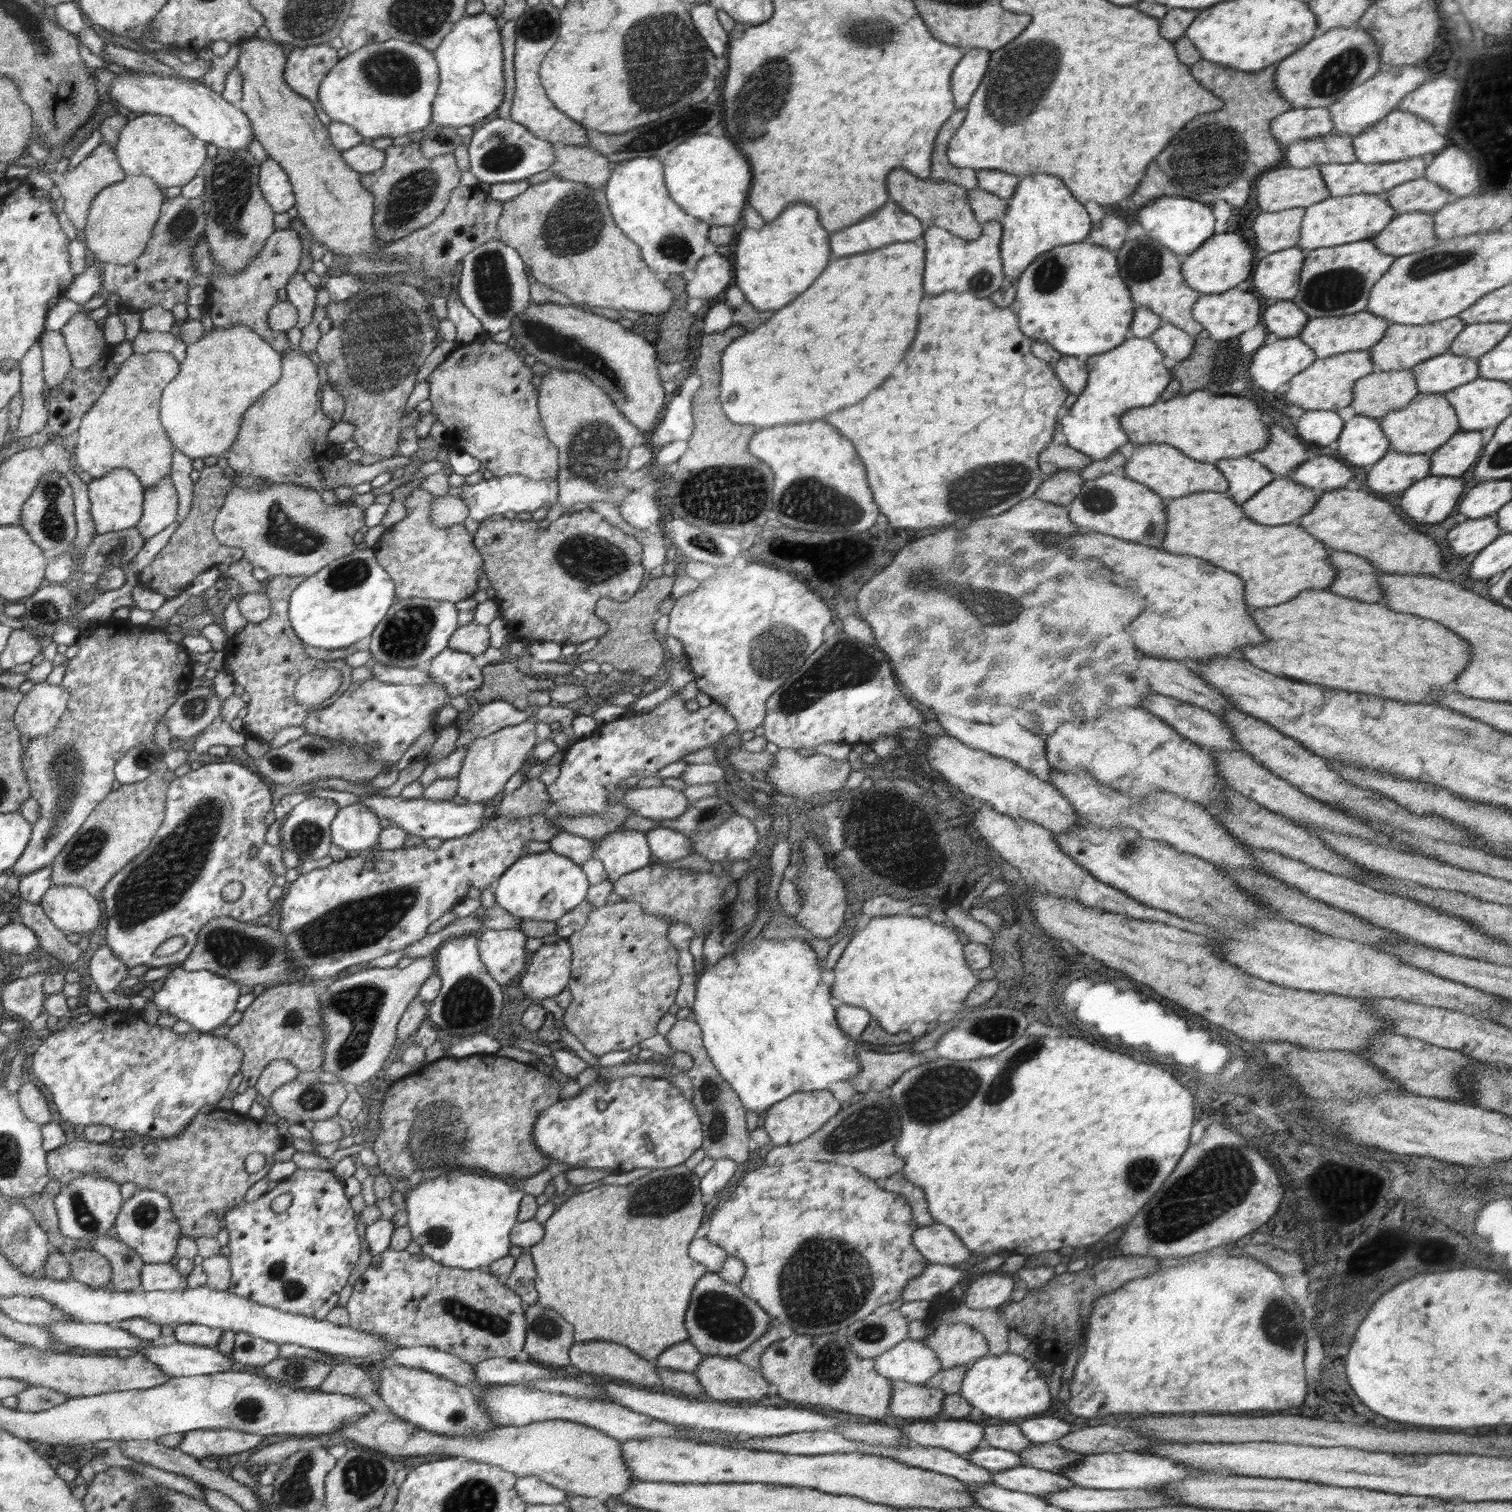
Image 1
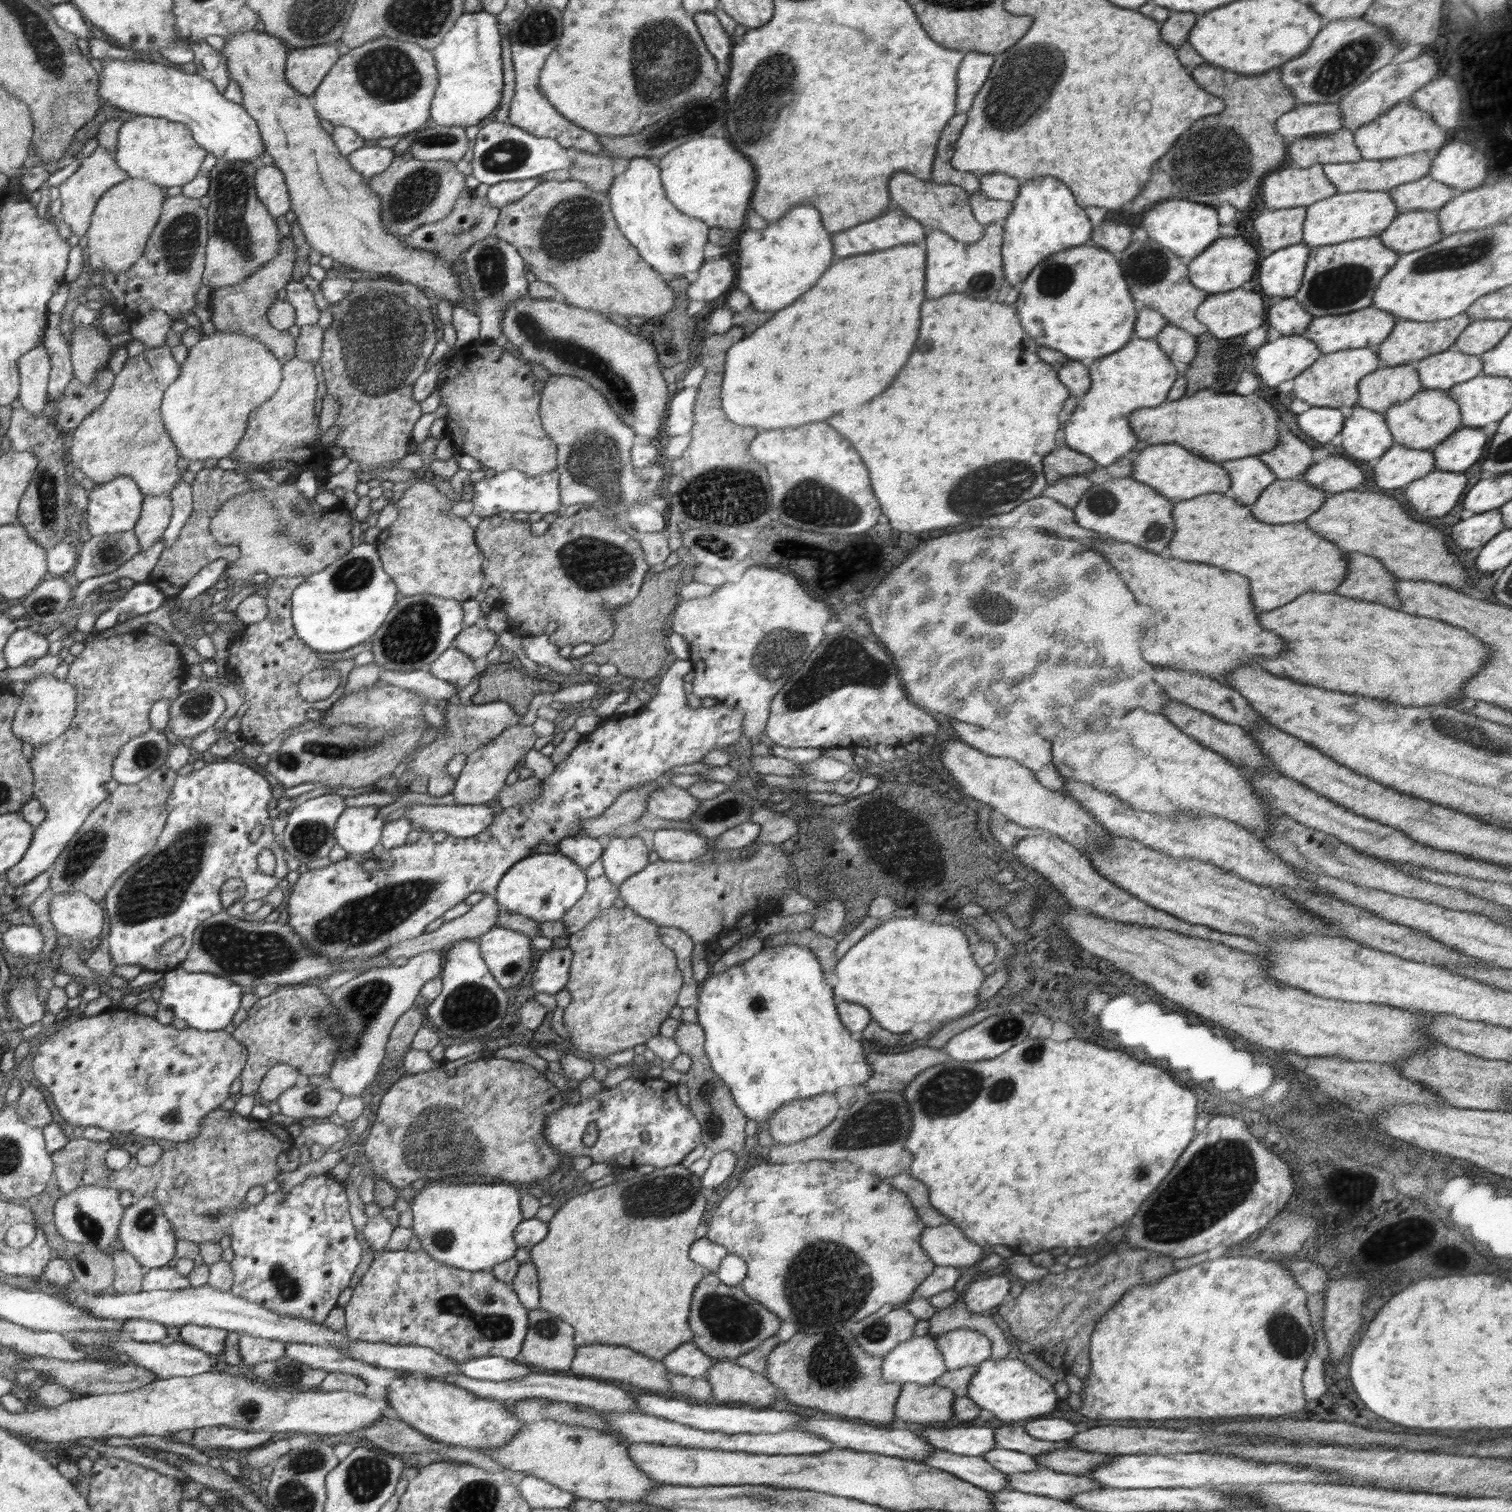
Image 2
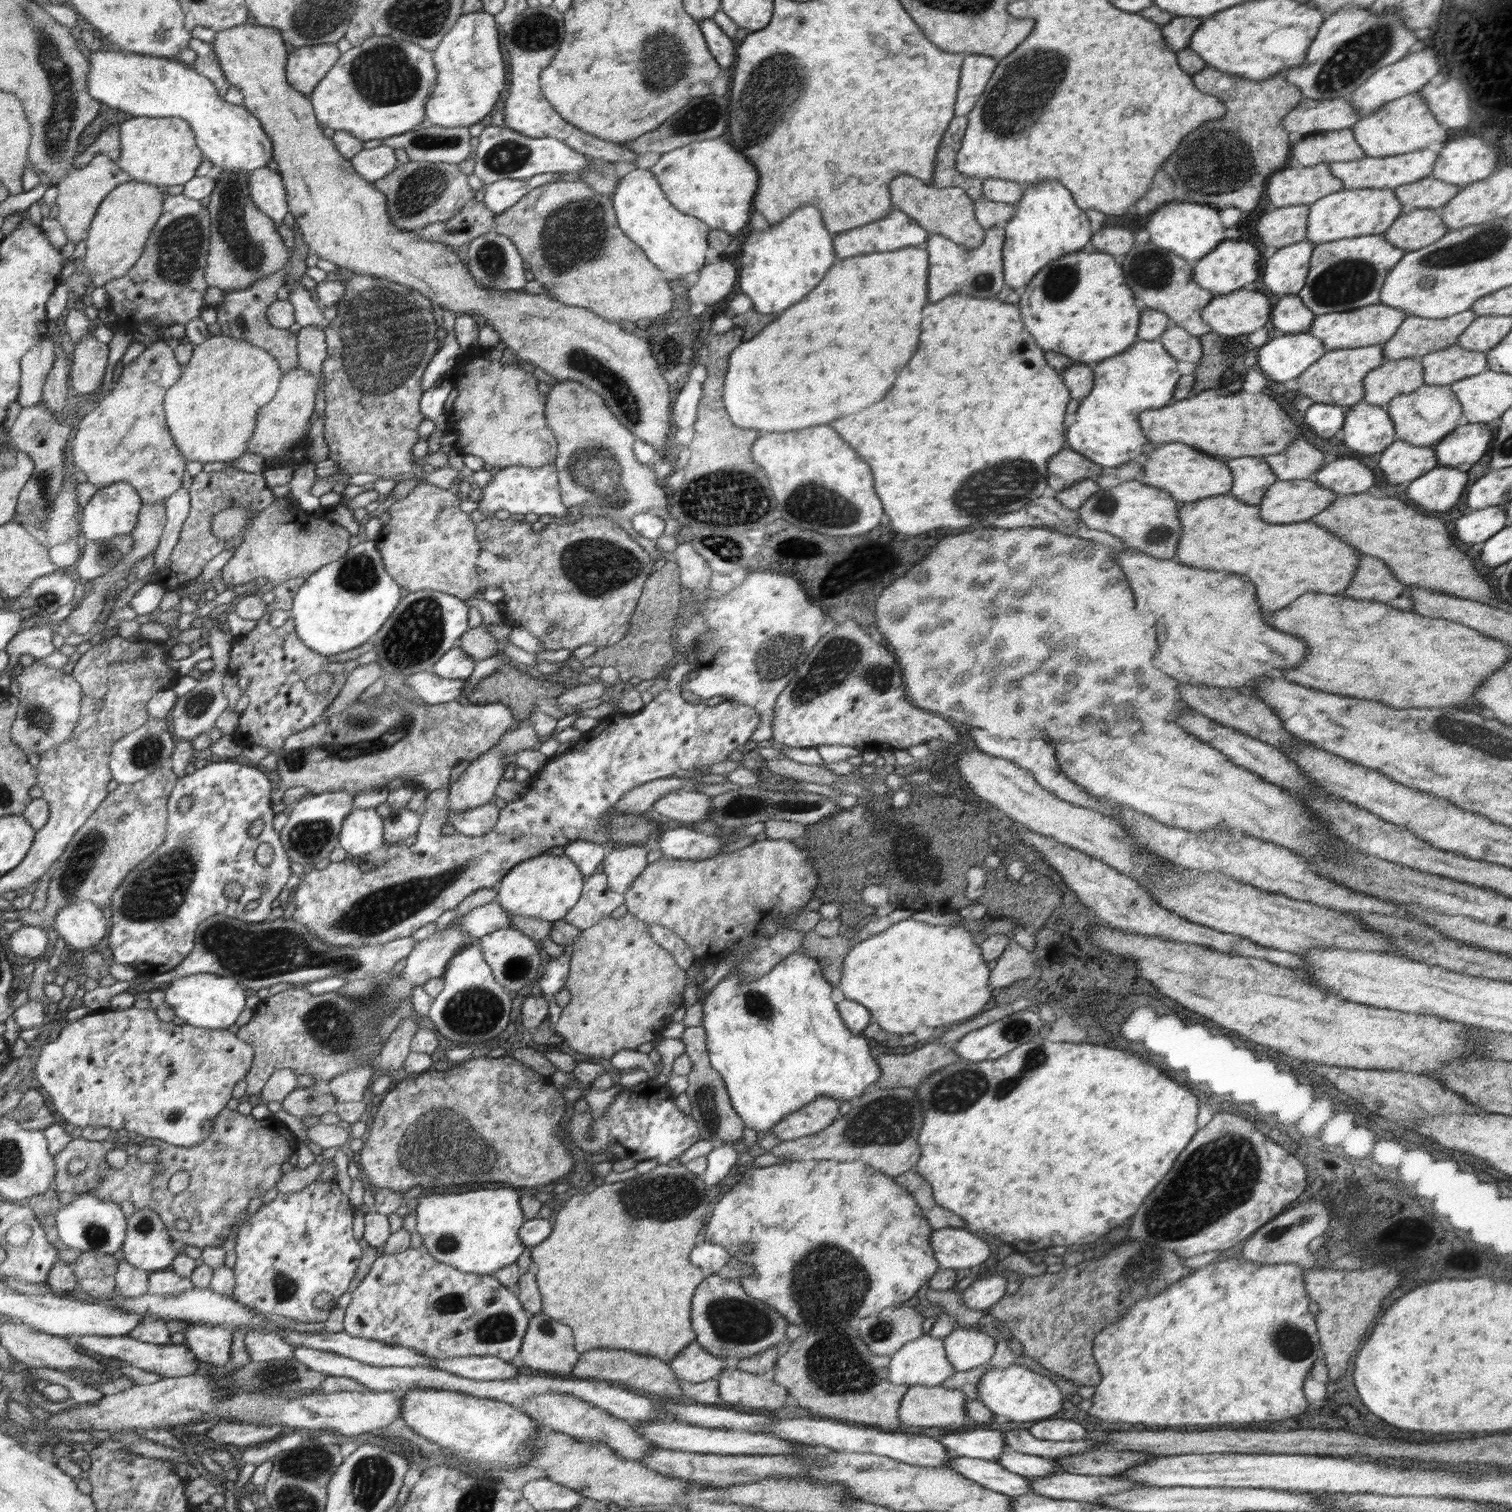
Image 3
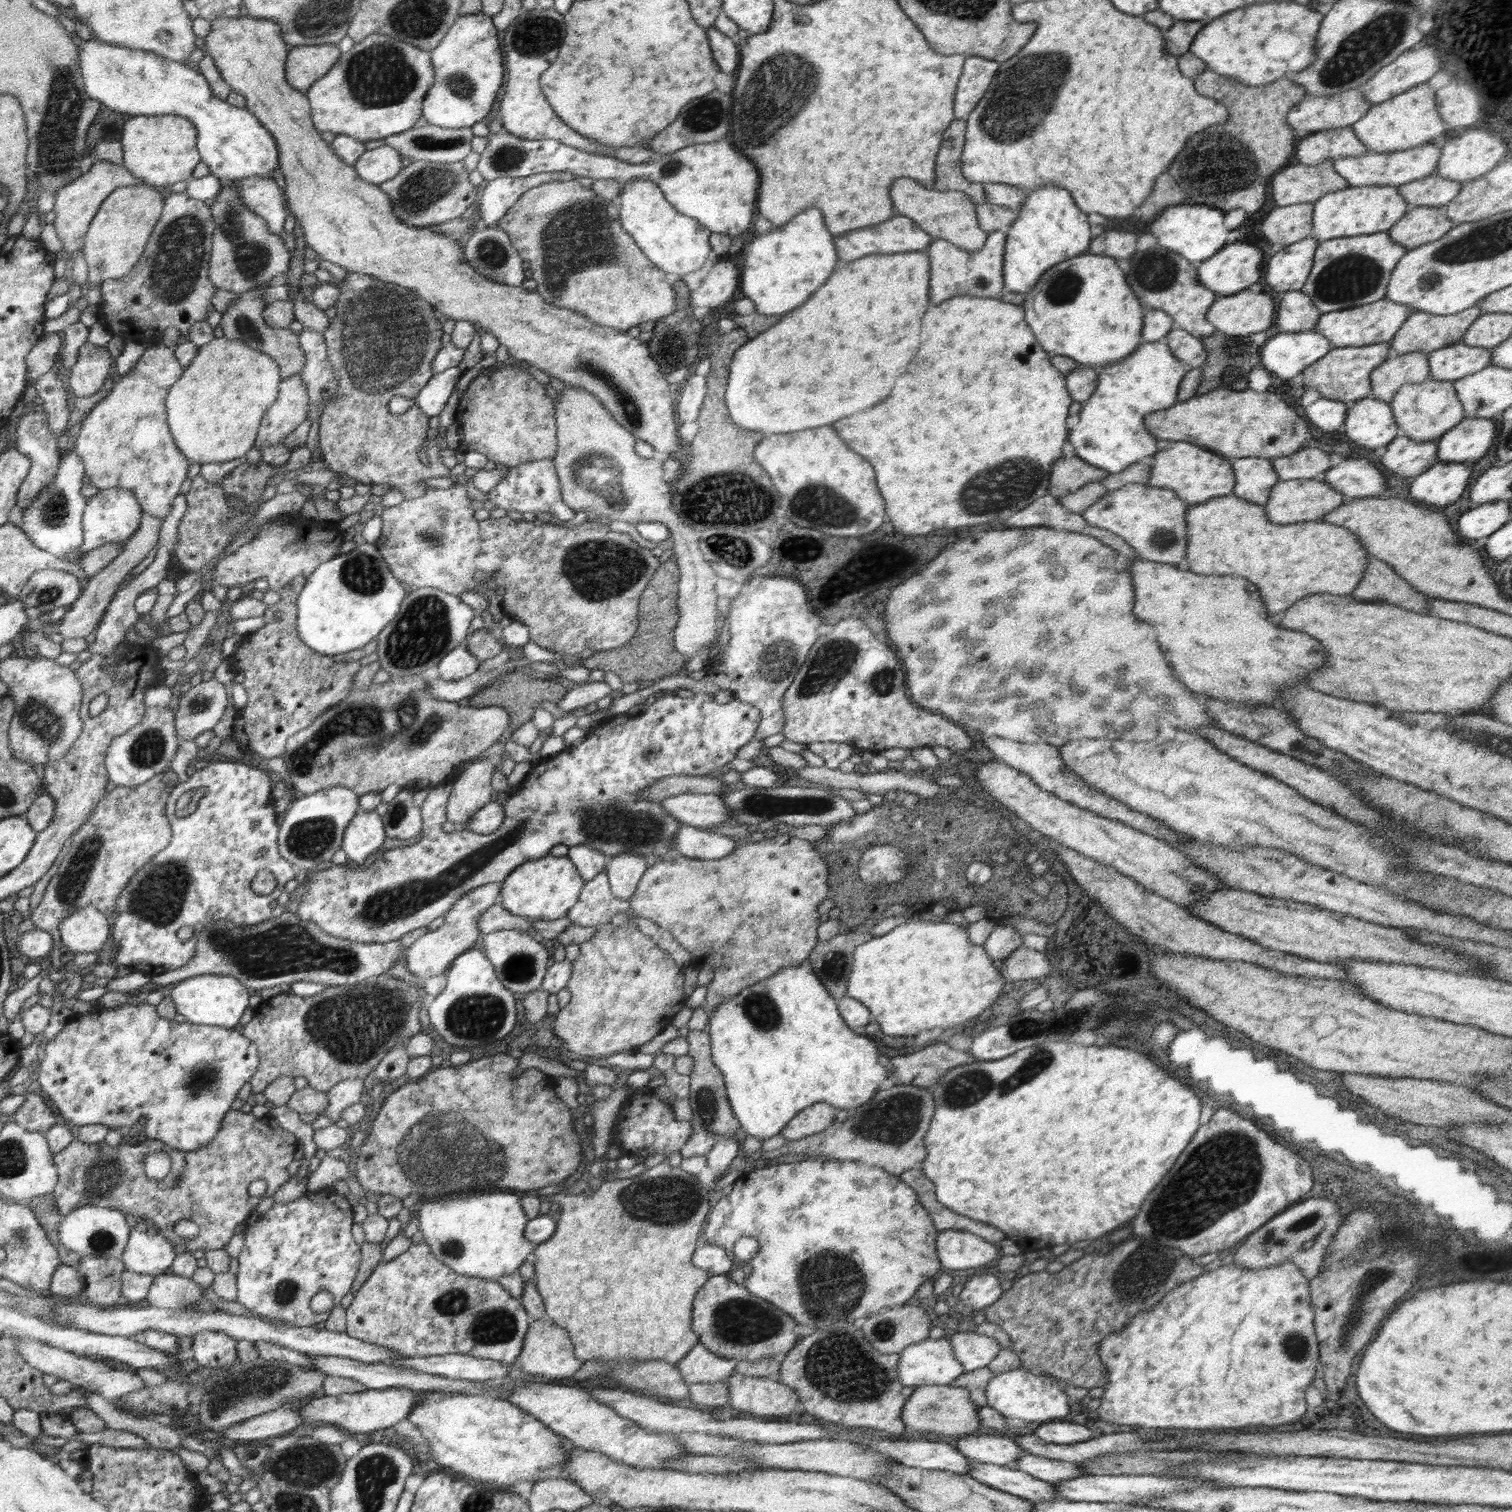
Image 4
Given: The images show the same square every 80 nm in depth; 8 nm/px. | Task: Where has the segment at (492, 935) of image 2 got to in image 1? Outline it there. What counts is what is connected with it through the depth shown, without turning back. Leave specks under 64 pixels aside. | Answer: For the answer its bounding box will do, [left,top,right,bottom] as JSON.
[478,929,527,985]

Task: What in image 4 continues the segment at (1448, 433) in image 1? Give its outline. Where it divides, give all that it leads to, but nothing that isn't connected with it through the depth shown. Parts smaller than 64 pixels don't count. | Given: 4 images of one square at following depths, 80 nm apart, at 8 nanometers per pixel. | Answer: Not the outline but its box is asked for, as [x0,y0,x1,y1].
[1389,379,1465,442]

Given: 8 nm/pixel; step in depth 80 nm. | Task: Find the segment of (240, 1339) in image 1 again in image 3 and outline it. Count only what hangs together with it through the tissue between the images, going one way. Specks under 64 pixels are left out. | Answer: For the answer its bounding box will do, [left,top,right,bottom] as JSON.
[245,1334,295,1362]

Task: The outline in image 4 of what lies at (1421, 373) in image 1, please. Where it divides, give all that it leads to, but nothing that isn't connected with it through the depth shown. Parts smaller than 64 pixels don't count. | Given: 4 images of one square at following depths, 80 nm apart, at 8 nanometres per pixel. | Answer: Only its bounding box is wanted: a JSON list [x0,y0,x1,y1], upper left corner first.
[1428,343,1491,381]

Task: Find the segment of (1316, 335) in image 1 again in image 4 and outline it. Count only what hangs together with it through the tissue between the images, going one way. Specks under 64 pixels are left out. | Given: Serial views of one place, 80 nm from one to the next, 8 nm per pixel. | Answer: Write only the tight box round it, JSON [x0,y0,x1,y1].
[1313,298,1414,349]

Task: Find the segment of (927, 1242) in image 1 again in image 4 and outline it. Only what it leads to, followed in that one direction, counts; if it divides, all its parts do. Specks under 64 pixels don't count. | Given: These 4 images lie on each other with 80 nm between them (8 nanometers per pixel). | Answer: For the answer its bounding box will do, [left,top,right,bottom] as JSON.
[937,1229,998,1270]

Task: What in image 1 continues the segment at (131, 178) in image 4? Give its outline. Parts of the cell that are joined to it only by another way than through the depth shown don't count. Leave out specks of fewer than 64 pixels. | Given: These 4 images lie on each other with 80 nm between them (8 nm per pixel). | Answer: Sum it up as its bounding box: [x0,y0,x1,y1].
[52,143,128,230]

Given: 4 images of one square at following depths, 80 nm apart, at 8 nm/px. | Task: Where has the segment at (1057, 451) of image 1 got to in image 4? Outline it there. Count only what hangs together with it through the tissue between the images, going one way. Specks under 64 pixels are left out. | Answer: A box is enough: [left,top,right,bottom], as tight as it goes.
[1048,455,1109,498]

